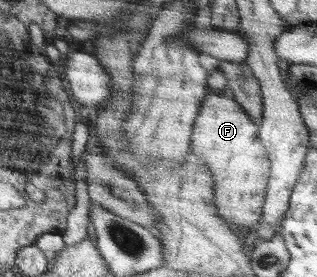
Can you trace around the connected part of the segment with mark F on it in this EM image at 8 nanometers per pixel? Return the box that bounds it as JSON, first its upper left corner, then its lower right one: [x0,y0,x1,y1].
[192,92,270,227]

